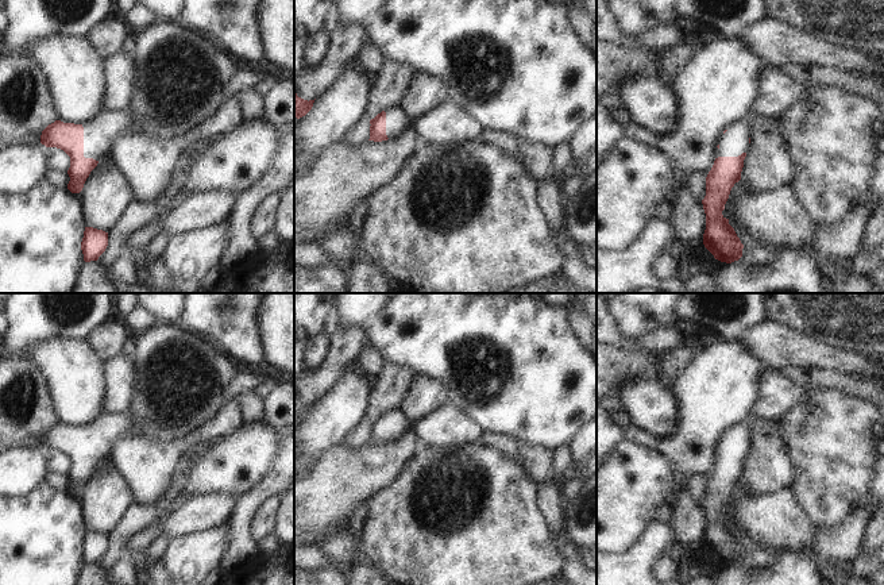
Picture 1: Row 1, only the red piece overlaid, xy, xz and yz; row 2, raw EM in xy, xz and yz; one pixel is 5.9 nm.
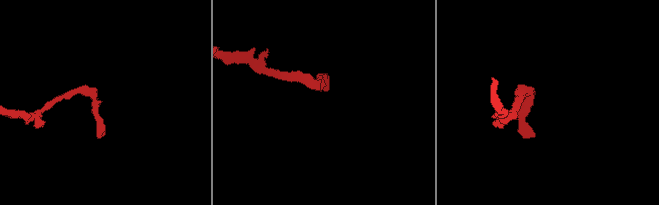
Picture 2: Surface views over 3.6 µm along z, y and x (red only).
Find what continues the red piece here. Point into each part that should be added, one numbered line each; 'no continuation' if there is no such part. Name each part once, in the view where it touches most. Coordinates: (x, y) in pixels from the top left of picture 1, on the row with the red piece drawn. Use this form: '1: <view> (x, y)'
1: xy (99, 133)

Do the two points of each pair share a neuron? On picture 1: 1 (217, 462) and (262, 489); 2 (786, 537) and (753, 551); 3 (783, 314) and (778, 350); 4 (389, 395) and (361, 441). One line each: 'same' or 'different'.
1: different
2: different
3: different
4: same

